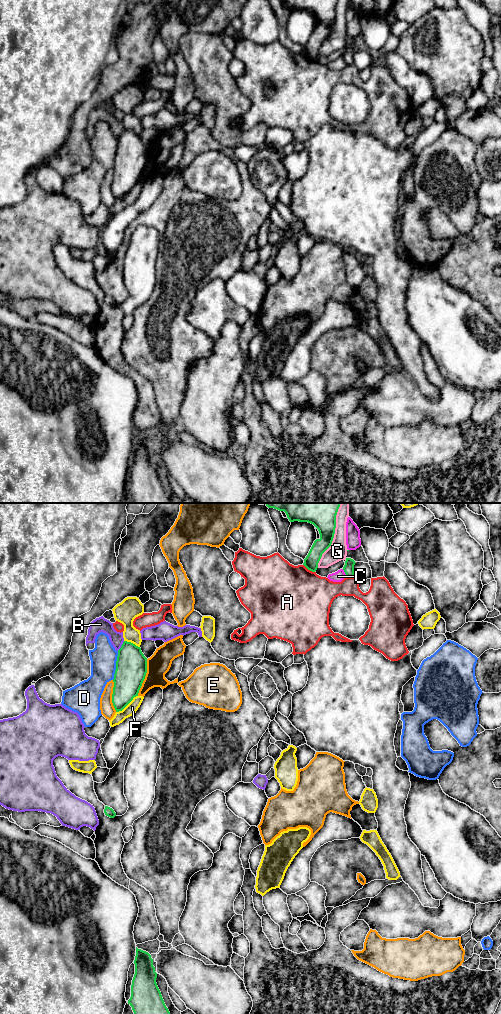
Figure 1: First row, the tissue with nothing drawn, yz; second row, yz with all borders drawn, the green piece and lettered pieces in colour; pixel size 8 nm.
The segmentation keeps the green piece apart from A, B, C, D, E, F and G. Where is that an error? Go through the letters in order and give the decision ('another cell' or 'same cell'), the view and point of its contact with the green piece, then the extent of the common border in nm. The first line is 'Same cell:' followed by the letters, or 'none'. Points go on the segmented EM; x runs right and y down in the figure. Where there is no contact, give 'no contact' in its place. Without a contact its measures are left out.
Same cell: none
A: another cell; contact yz (309, 569); length 120 nm
B: another cell; contact yz (121, 646); length 100 nm
C: another cell; contact yz (345, 573); length 70 nm
D: another cell; contact yz (116, 665); length 240 nm
E: another cell; contact yz (144, 677); length 300 nm
F: another cell; contact yz (126, 705); length 220 nm
G: another cell; contact yz (333, 535); length 550 nm

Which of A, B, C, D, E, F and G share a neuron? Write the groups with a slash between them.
A / B G / C / D / E / F

